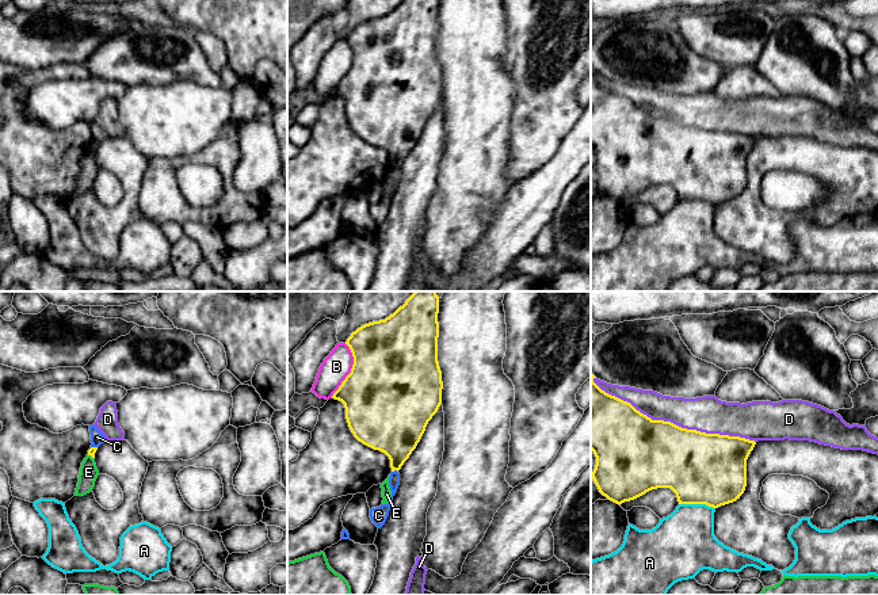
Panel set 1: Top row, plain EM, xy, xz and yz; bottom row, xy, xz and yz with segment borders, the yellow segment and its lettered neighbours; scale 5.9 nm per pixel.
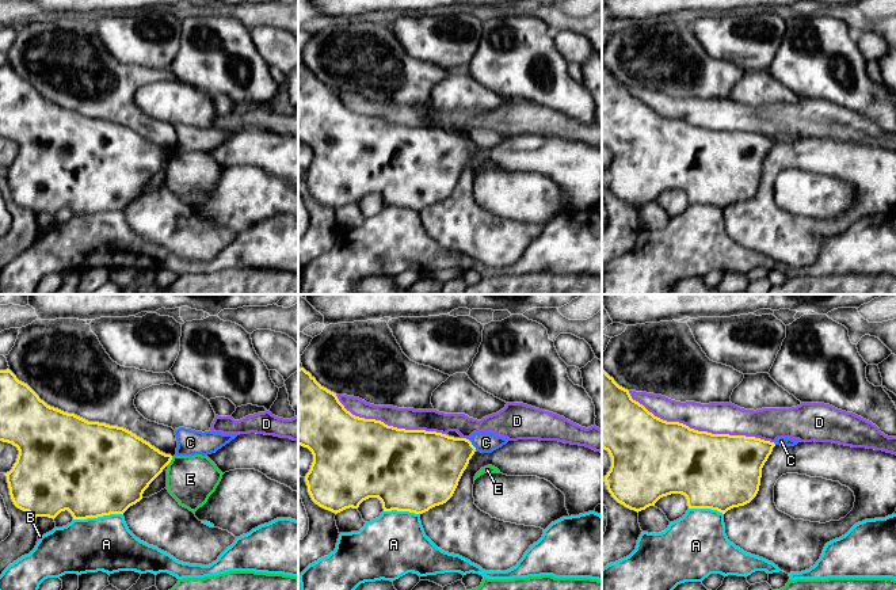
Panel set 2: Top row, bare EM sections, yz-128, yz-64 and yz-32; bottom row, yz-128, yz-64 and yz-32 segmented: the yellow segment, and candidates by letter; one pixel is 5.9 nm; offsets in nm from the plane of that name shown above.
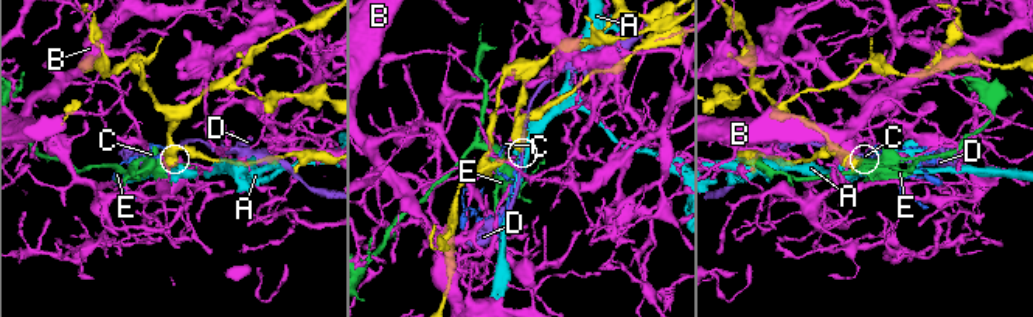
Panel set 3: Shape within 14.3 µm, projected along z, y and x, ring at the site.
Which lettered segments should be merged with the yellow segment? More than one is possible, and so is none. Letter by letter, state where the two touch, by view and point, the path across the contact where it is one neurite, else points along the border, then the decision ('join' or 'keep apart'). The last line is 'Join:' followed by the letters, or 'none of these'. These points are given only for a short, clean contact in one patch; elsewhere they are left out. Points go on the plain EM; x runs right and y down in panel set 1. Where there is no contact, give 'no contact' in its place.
A: contact yz (697, 199); keep apart
B: contact xz (351, 67); keep apart
C: contact xz (394, 166); border xz (397, 167), (392, 168); keep apart
D: contact yz (672, 119); keep apart
E: contact xy (91, 152); border xy (87, 151), (94, 155); keep apart
Join: none of these

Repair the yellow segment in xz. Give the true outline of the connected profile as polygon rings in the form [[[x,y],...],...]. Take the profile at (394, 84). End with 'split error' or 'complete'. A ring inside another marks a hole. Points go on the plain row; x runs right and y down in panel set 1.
[[[404,0],[385,16],[362,22],[346,38],[354,61],[332,95],[344,100],[354,133],[389,153],[392,168],[409,155],[442,100],[438,9],[439,0]]]; complete

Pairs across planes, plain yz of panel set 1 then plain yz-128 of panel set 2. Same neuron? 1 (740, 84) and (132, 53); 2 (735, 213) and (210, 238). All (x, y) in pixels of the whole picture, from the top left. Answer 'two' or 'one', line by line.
1: two
2: one

